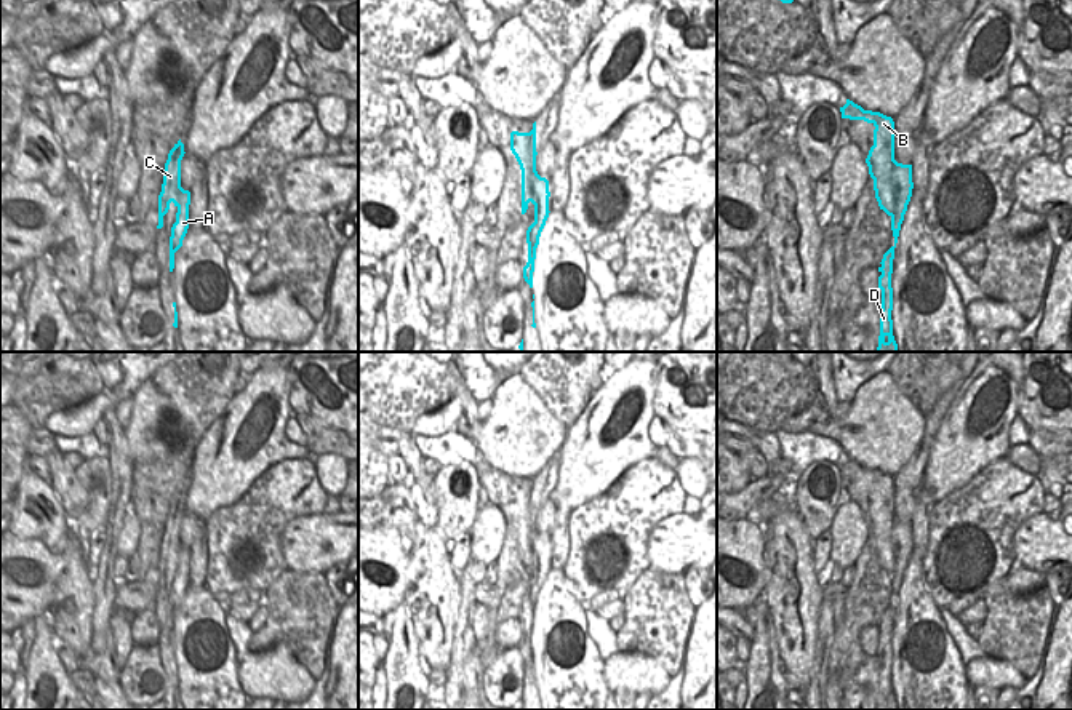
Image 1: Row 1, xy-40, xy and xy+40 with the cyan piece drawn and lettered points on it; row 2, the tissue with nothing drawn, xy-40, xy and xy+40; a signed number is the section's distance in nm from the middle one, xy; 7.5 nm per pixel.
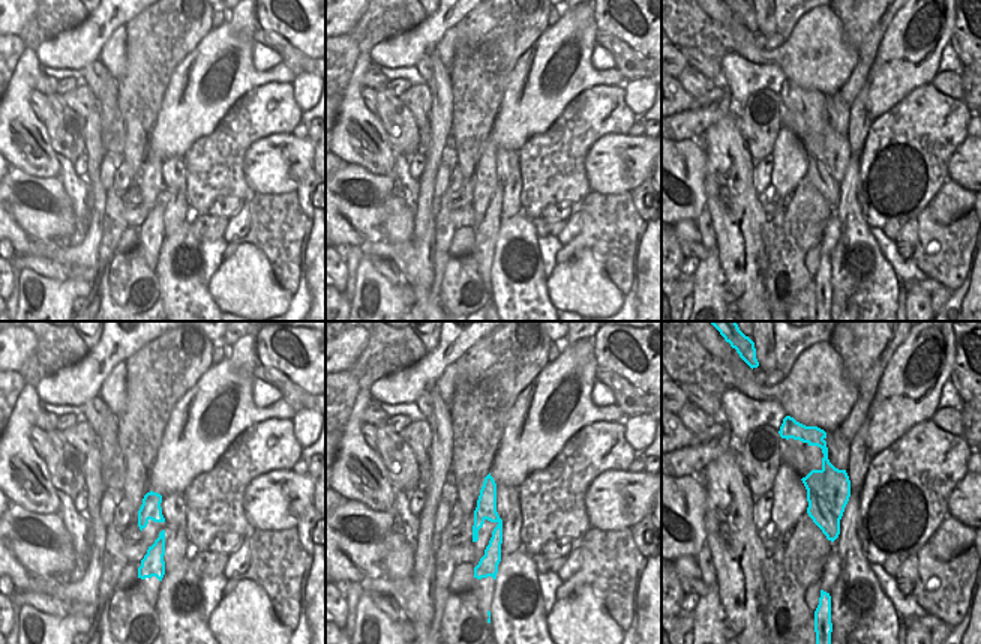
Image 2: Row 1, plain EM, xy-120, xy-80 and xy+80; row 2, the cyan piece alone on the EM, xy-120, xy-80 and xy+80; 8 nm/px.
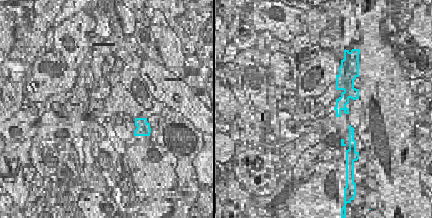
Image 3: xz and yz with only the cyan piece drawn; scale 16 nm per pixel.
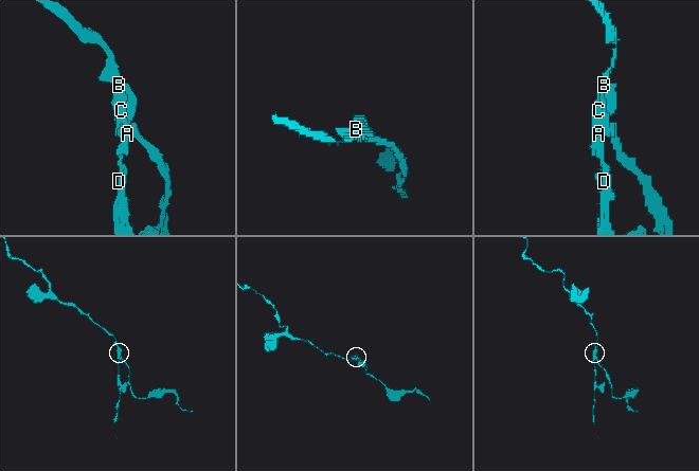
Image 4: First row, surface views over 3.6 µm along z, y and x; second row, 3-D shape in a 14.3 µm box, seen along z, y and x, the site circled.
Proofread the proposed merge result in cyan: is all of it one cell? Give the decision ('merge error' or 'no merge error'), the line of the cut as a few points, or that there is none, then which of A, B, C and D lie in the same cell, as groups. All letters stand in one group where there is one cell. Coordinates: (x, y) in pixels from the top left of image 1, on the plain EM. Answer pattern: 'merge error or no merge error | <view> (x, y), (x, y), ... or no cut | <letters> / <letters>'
merge error | xy+40 (901, 528), (892, 533), (896, 562), (892, 574) | A D / B C

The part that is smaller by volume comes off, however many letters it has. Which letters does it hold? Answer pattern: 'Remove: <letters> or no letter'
Remove: A, D

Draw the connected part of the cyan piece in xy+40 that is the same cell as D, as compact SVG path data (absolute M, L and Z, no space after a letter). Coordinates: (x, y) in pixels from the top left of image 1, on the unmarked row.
M902 529L893 531L893 548L894 558L898 561L894 572L891 574L891 588L894 595L894 603L883 612L882 624L878 630L878 648L882 649L882 672L880 672L880 694L878 694L878 705L875 710L898 710L898 702L893 694L893 646L891 646L891 632L893 632L893 617L894 617L894 606L898 601L901 582L904 579L904 572L907 569L907 563L912 555L912 534L906 534Z

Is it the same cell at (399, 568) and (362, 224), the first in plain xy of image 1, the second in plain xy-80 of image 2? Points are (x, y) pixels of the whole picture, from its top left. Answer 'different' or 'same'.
same

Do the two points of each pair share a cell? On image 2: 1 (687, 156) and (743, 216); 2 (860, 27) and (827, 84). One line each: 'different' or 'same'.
1: different
2: different

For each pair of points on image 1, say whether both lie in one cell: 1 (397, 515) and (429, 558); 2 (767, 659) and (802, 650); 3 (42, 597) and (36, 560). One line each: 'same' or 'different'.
1: different
2: different
3: same

